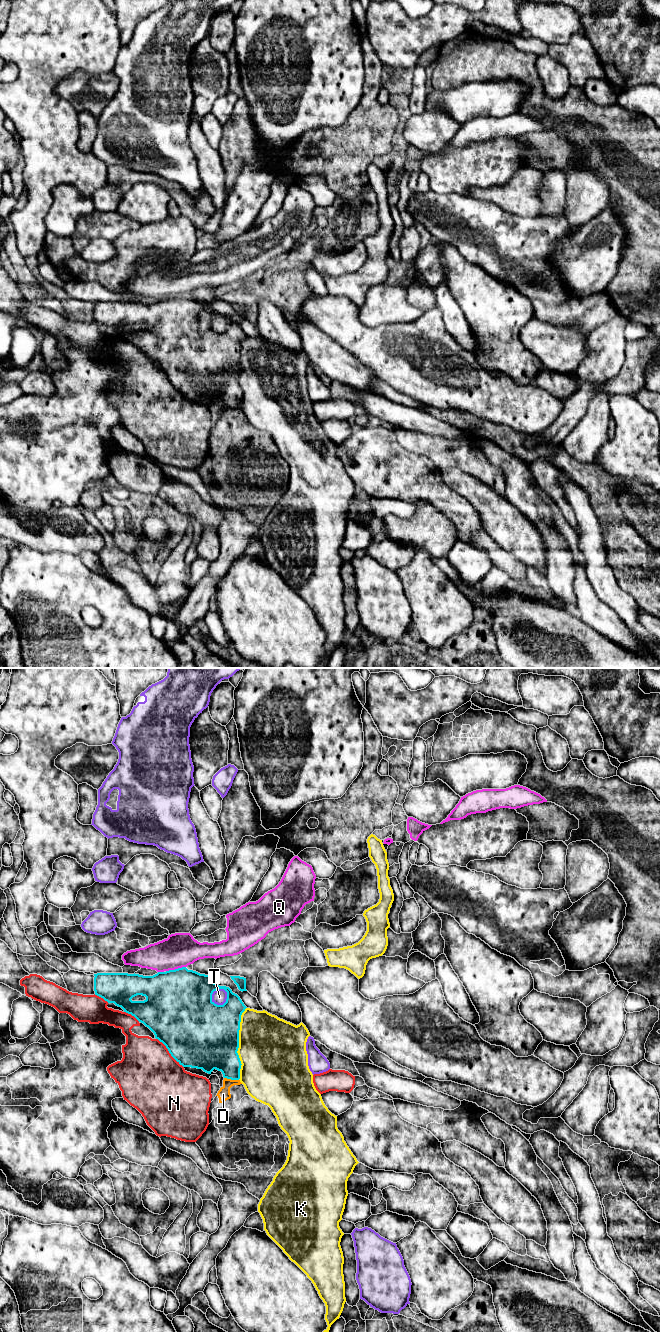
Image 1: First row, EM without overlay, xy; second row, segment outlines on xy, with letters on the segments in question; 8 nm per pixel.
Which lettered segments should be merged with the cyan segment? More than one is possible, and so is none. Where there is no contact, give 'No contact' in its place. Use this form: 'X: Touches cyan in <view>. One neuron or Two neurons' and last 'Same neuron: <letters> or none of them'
D: Touches cyan in xy. Two neurons
K: Touches cyan in xy. Two neurons
N: Touches cyan in xy. Two neurons
Q: Touches cyan in xy. Two neurons
T: Touches cyan in xy. Two neurons
Same neuron: none of them

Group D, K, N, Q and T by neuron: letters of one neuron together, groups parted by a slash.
D / K / N / Q / T

